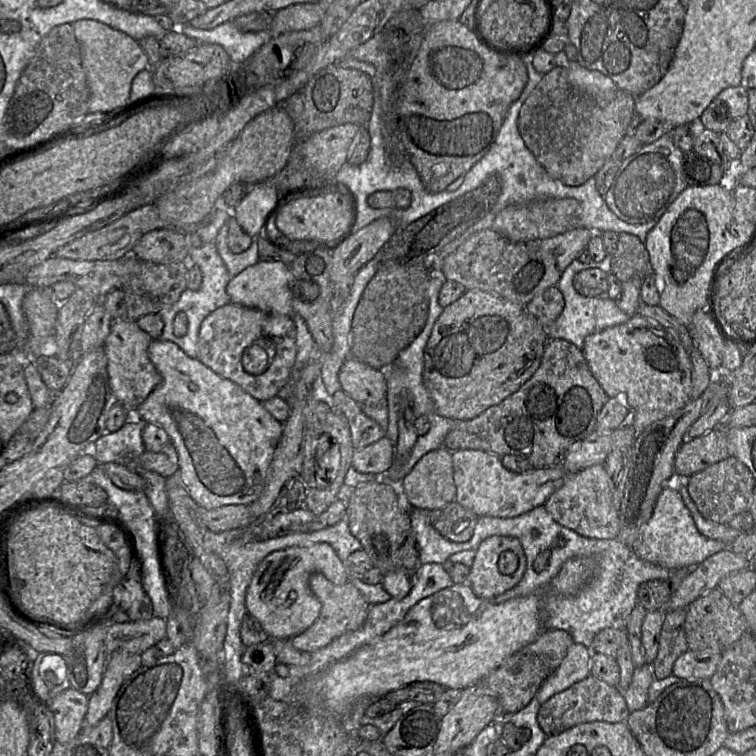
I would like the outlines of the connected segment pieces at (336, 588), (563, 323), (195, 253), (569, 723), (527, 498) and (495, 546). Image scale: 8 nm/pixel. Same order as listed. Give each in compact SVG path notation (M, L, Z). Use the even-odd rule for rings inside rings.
M314 572L310 574L308 584L321 603L321 611L317 620L308 629L290 641L300 652L311 653L325 647L342 634L361 627L367 617L370 604L350 580L343 585L336 585L323 574Z
M607 254L600 261L592 261L590 263L582 263L578 259L574 259L564 270L557 287L564 298L564 308L560 316L547 327L547 334L551 339L563 339L571 342L578 348L582 349L587 336L600 332L608 327L625 323L630 316L622 312L616 305L615 300L607 297L607 293L601 293L598 296L585 297L579 294L573 286L573 277L578 272L588 268L598 268L609 274L611 272L612 255Z
M215 243L203 244L198 248L189 249L188 263L199 267L202 273L202 283L197 291L185 289L180 298L171 307L160 311L158 314L163 321L163 330L159 337L162 341L170 341L182 349L189 357L197 359L198 356L198 336L202 321L216 309L231 303L230 297L226 293L226 287L231 280L223 260L218 254ZM185 312L187 318L187 332L182 337L177 337L173 333L173 321L177 313Z
M590 674L582 681L544 702L538 711L537 719L541 729L548 737L587 722L626 722L630 713L620 688Z
M481 450L452 452L455 501L478 517L513 518L543 506L563 484L568 472L559 464L515 473L504 467L501 457Z
M492 536L481 542L476 549L467 584L476 596L493 600L518 585L524 577L526 568L526 556L517 538Z

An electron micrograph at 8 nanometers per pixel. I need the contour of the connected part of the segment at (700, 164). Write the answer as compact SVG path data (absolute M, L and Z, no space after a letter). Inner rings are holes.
M694 150L684 152L683 172L687 185L708 186L720 184L724 170L717 163Z

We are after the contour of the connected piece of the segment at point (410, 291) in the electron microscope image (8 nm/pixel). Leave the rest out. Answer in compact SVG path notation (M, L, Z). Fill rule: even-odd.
M393 261L381 263L365 287L352 318L350 356L376 370L386 370L399 352L419 335L428 318L429 271L422 265L402 265Z

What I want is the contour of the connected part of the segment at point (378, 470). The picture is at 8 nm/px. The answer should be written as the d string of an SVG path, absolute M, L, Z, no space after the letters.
M384 436L373 444L355 449L352 467L359 472L384 475L393 467L394 454L394 444Z

